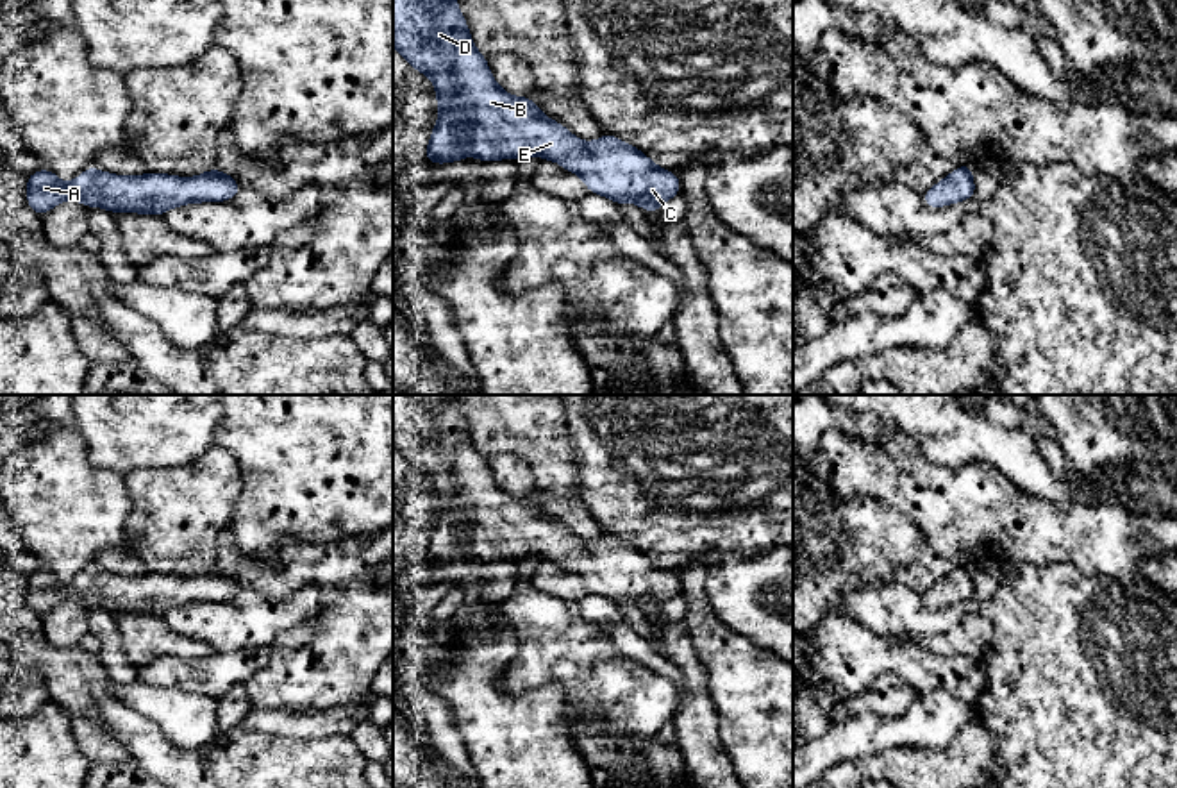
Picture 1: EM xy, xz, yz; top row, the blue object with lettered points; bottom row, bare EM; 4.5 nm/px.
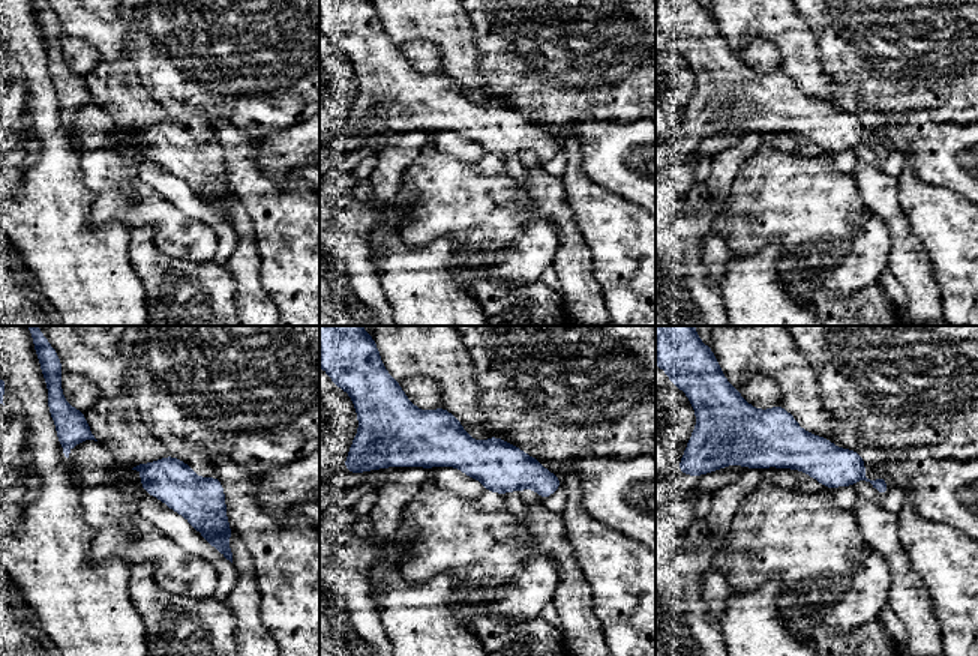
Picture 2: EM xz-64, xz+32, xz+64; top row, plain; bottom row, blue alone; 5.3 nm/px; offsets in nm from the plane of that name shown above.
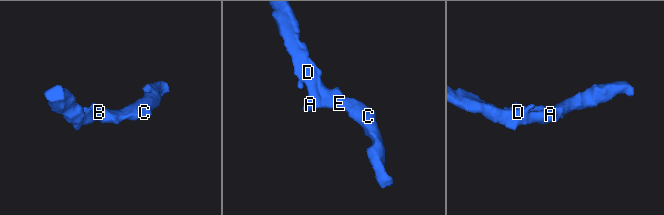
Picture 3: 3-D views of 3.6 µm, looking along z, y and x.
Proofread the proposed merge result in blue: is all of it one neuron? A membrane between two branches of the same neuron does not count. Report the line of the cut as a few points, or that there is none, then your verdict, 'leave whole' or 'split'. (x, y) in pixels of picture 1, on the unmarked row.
cut none; leave whole

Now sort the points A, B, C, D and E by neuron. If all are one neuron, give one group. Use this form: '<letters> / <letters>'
A B C D E

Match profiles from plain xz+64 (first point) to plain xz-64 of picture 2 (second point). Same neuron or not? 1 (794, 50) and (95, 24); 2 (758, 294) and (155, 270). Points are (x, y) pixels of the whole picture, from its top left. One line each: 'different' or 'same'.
1: same
2: different

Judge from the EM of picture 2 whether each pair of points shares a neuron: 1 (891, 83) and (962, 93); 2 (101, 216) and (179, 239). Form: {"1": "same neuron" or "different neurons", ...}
{"1": "same neuron", "2": "same neuron"}

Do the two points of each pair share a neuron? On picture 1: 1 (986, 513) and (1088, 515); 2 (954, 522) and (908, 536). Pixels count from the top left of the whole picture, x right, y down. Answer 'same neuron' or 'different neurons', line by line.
1: same neuron
2: different neurons

